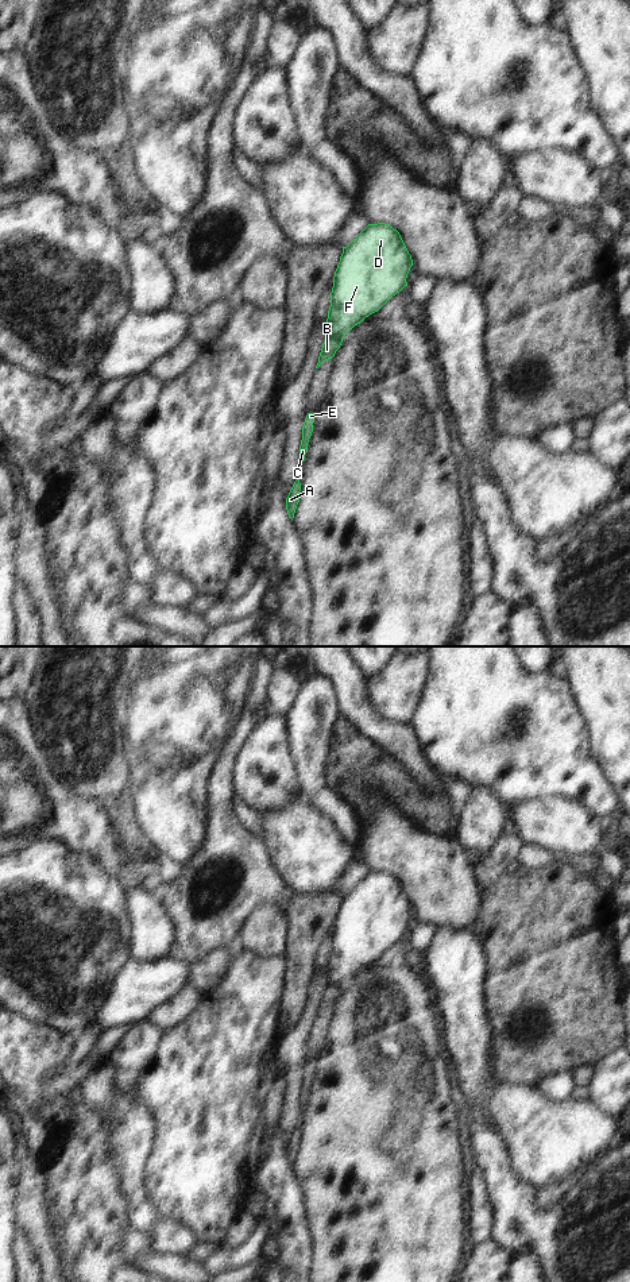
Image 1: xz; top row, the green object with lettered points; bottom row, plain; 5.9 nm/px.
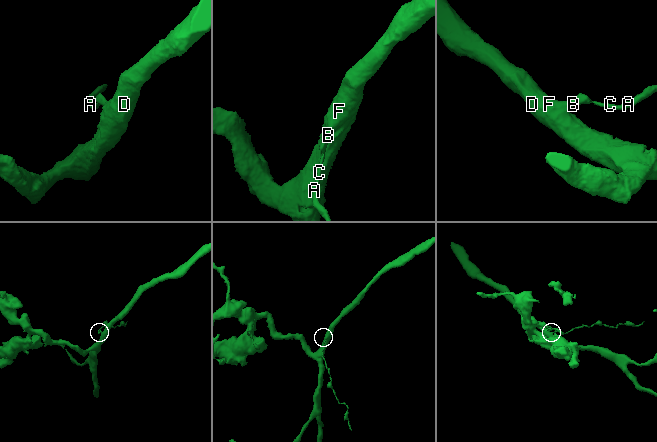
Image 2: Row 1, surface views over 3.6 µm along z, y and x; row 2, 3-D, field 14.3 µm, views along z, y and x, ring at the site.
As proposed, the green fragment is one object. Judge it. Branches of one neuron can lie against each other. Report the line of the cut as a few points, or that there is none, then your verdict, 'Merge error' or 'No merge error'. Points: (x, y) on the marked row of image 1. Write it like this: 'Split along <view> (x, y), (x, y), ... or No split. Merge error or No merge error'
Split along xz (328, 335), (341, 338). Merge error

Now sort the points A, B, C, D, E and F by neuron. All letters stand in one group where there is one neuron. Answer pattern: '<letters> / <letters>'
A B C E / D F

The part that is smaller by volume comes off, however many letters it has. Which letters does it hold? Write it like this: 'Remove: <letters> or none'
Remove: A, B, C, E

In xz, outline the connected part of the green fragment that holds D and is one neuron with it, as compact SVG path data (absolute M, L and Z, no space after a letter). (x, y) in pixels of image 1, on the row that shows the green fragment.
M384 223L368 224L343 247L335 271L326 333L344 337L407 286L413 266L399 232Z

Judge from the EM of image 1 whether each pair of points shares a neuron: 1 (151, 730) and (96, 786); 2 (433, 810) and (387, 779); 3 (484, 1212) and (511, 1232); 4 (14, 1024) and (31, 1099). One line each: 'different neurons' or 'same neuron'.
1: different neurons
2: same neuron
3: different neurons
4: same neuron

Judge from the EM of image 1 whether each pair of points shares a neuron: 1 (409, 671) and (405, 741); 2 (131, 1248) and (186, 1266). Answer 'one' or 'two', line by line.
1: two
2: one

